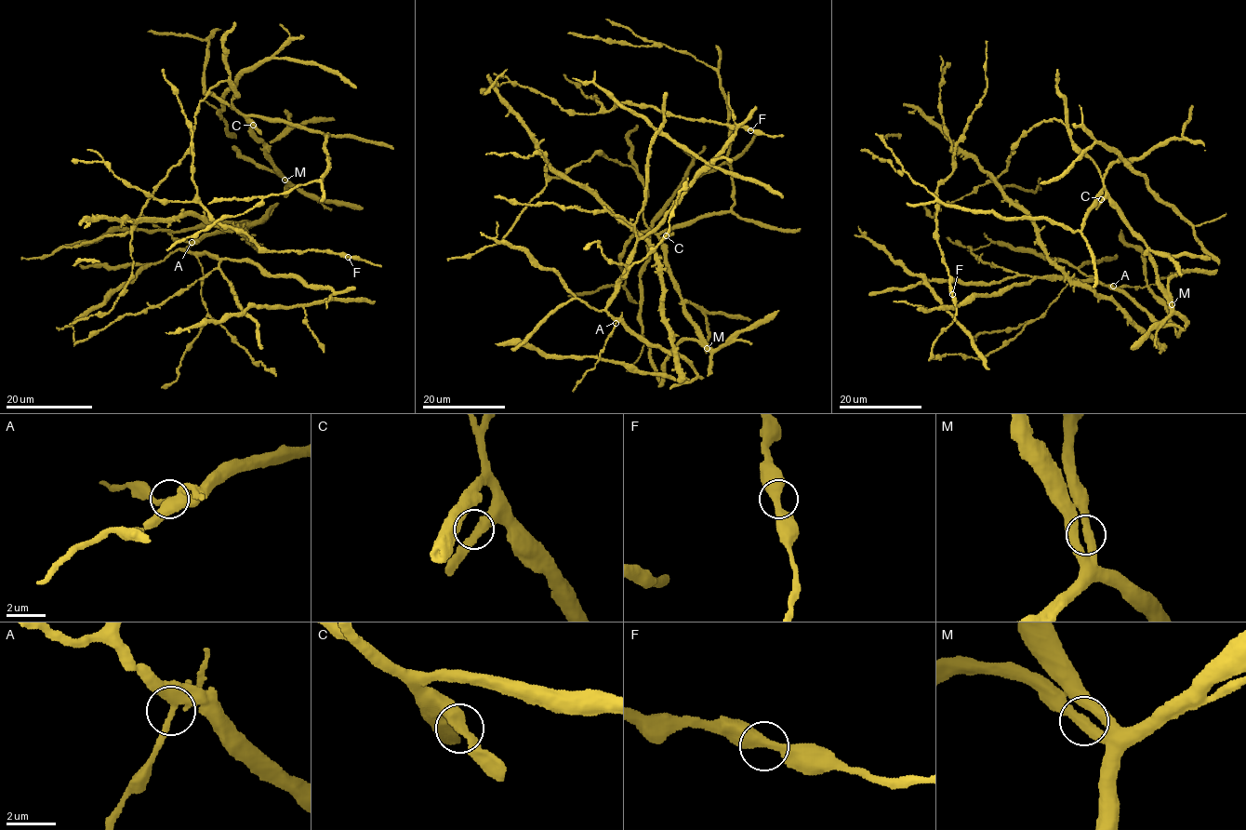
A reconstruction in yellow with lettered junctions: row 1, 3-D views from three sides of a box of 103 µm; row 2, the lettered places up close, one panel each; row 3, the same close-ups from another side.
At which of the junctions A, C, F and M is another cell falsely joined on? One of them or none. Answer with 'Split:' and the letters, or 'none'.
Split: A

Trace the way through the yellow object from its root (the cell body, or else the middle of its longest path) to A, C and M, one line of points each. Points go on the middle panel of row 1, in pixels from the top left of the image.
A: (699, 376), (686, 360), (643, 342), (620, 322), (616, 322)
C: (699, 376), (709, 375), (709, 351), (695, 328), (679, 287), (669, 272), (667, 247), (663, 243), (666, 235)
M: (699, 376), (709, 375), (710, 353), (707, 348)

